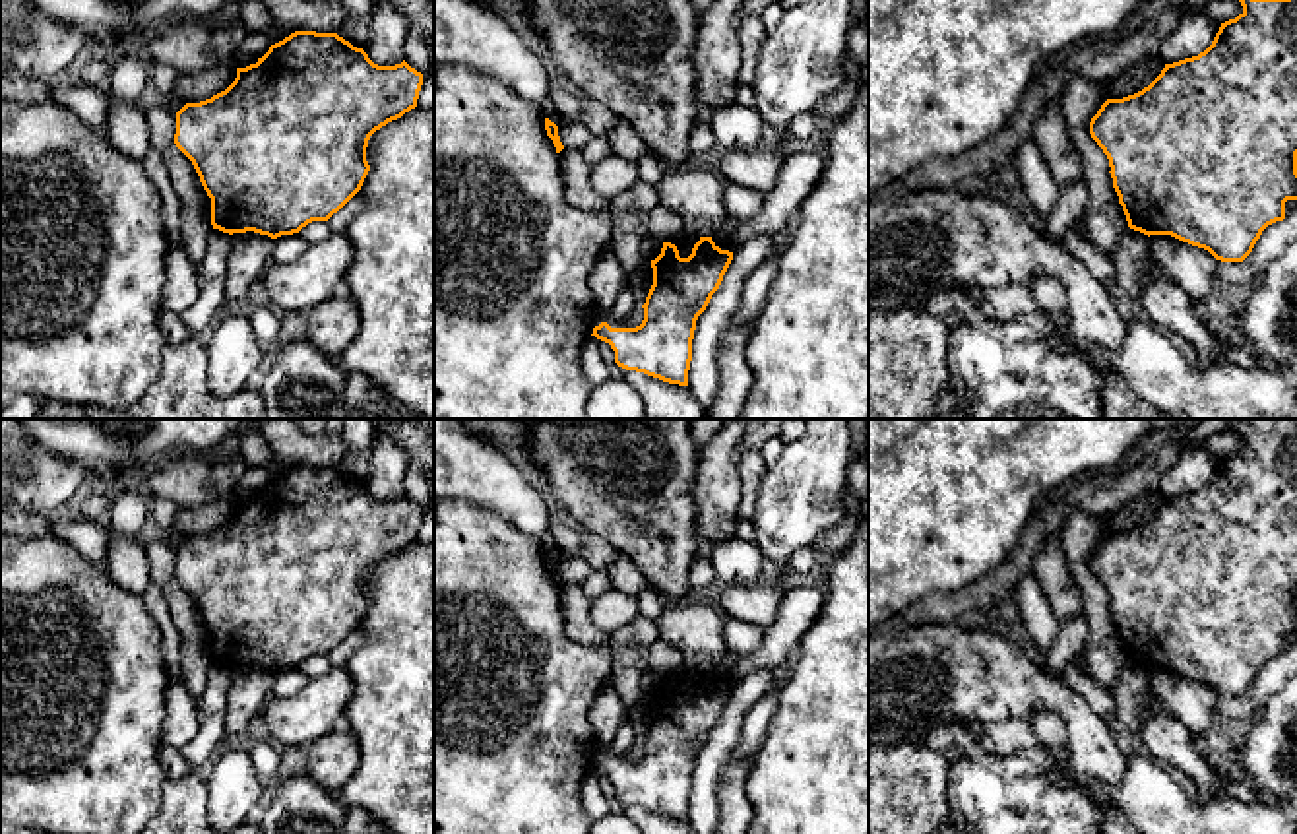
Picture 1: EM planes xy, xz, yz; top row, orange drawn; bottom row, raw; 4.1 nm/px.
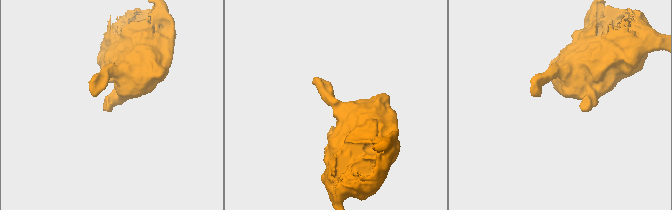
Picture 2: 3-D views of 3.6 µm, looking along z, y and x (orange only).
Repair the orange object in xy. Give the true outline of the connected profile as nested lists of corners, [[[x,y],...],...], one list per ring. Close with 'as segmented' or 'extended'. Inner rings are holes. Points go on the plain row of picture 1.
[[[295,465],[235,516],[176,547],[176,582],[192,595],[211,632],[211,659],[223,667],[254,665],[277,673],[312,656],[328,656],[363,621],[370,570],[417,541],[423,508],[405,495],[374,498],[337,467]]] | as segmented

